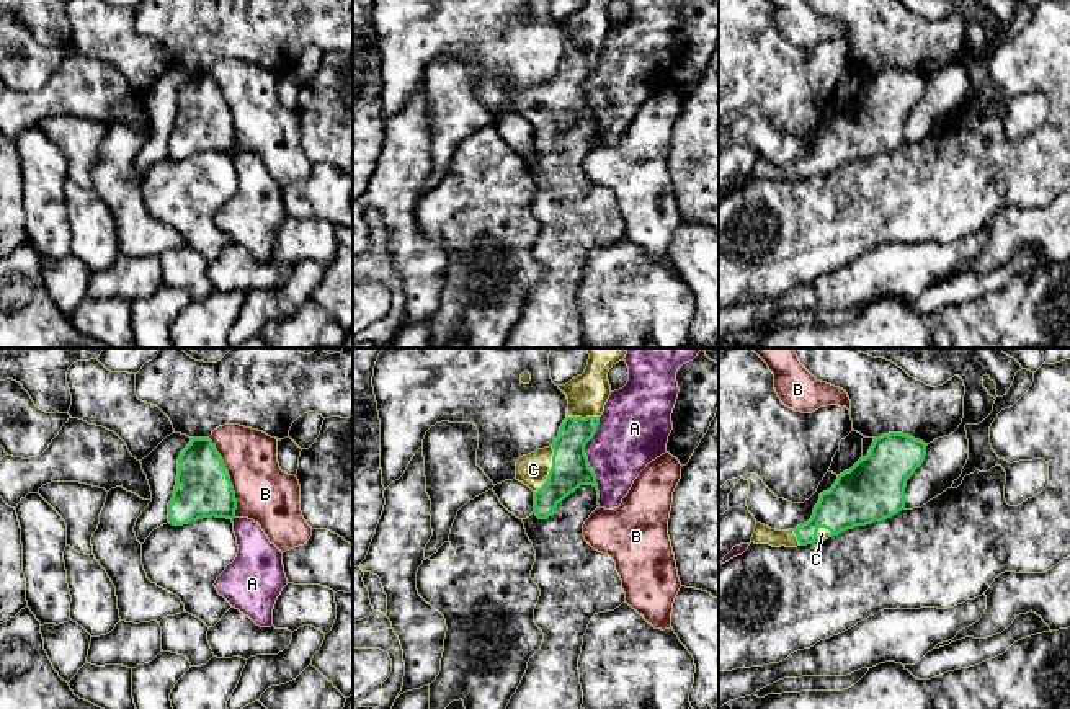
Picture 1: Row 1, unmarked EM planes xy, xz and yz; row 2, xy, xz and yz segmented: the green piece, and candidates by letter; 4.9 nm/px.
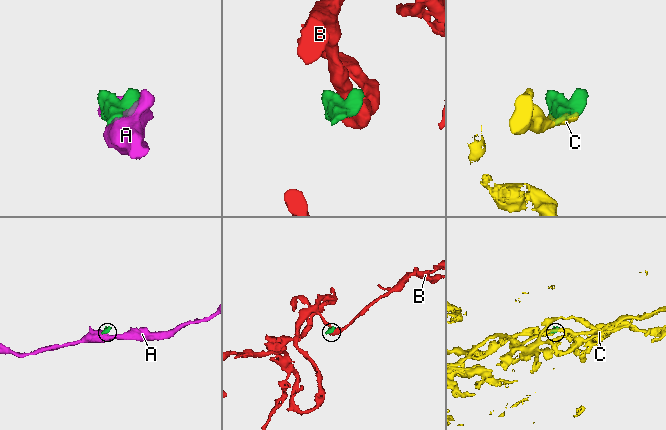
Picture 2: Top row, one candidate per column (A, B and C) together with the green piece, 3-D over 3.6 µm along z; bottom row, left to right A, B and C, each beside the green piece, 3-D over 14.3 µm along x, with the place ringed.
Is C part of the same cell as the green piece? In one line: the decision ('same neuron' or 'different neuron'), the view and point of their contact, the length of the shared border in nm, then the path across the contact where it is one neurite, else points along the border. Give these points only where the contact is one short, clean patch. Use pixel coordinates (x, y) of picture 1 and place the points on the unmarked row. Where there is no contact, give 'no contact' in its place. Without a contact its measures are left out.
same neuron; contact xz (551, 103); length 260 nm

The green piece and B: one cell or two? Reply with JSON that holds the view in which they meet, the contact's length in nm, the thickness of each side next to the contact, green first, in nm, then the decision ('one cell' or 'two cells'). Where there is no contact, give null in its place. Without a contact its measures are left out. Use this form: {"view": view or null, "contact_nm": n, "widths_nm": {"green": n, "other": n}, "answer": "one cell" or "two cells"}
{"view": "xy", "contact_nm": 420, "widths_nm": {"green": 280, "other": 280}, "answer": "two cells"}

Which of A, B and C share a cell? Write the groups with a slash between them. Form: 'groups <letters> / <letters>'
groups A / B / C

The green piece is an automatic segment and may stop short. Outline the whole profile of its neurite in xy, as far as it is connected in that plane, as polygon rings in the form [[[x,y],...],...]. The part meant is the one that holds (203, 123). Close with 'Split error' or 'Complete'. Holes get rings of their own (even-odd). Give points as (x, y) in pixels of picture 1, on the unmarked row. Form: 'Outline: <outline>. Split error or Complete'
Outline: [[[191,72],[178,91],[168,157],[183,160],[212,150],[234,154],[235,144],[230,109],[216,80],[209,72]]]. Complete

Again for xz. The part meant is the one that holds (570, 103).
Outline: [[[586,0],[582,10],[559,23],[568,33],[567,52],[555,75],[516,95],[516,114],[534,126],[534,147],[547,154],[557,139],[580,119],[598,124],[596,109],[585,88],[611,29],[608,7],[613,0]]]. Split error

